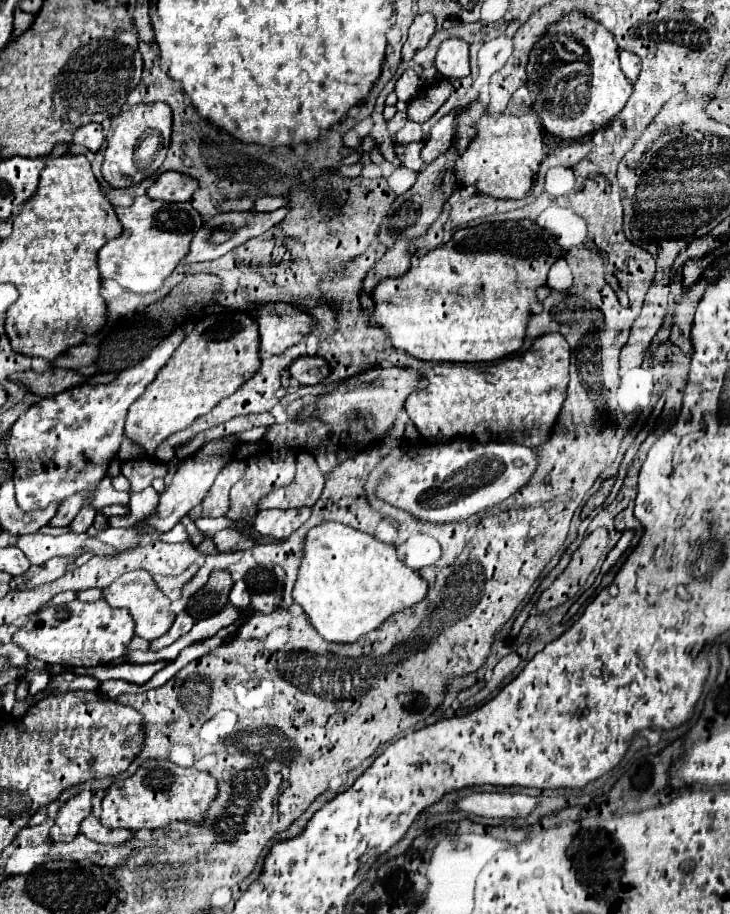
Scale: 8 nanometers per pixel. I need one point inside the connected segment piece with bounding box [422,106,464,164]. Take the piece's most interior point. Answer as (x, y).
(439, 140)

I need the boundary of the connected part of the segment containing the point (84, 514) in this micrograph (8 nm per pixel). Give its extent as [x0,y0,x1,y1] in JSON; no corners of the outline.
[70,508,96,534]

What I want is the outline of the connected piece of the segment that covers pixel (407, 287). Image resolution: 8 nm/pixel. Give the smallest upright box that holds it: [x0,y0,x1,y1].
[372,226,552,362]

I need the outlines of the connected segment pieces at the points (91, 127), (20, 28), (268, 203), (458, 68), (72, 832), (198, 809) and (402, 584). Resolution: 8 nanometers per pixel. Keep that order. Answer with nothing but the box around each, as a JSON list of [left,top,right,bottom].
[[74,124,104,152],[14,10,34,36],[250,196,288,212],[436,38,470,80],[50,792,92,842],[100,760,218,830],[292,522,428,644]]

